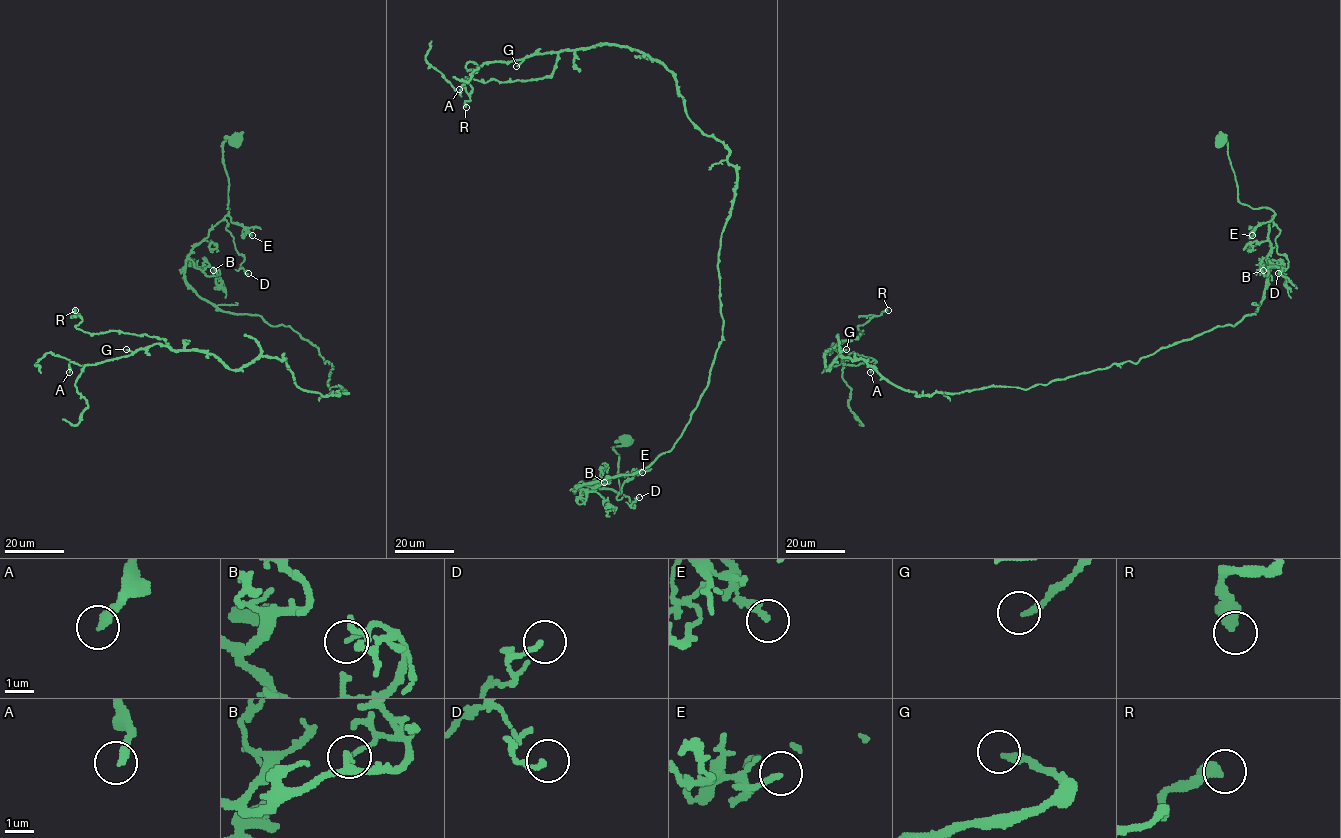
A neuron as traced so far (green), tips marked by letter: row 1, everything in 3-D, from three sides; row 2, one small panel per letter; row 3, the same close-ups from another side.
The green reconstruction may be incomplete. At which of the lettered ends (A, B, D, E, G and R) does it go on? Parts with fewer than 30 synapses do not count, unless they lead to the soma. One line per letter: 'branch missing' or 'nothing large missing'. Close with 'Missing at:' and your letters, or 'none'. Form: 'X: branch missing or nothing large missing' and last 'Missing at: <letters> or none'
A: branch missing
B: nothing large missing
D: nothing large missing
E: nothing large missing
G: nothing large missing
R: nothing large missing
Missing at: A

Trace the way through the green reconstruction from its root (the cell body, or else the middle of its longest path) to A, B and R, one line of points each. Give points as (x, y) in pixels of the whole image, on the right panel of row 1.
A: (1221, 139), (1238, 200), (1275, 213), (1255, 313), (1026, 389), (918, 396), (825, 355), (870, 372)
B: (1221, 139), (1227, 141), (1238, 200), (1275, 213), (1269, 220), (1271, 249), (1262, 259), (1266, 276), (1263, 270)
R: (1221, 139), (1238, 200), (1275, 213), (1235, 326), (1026, 389), (827, 369), (888, 310)

